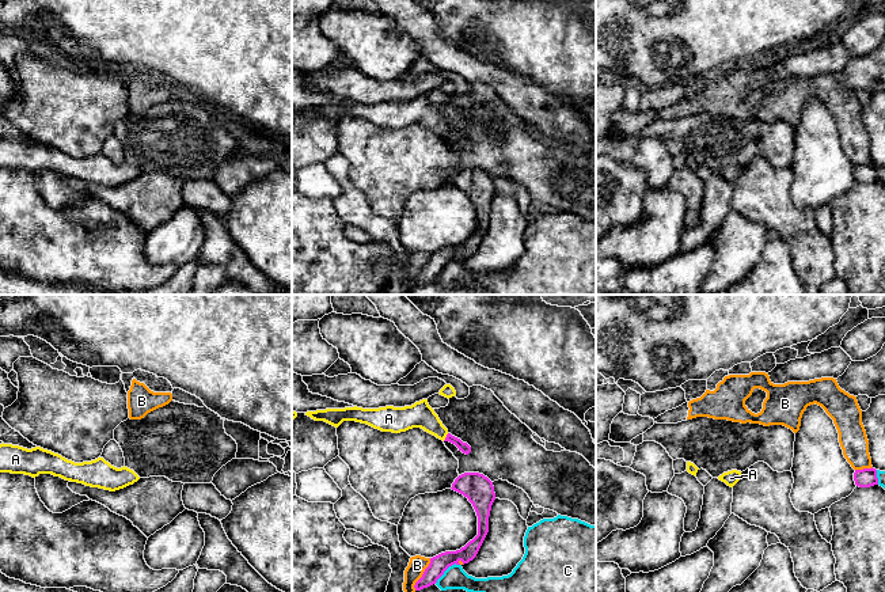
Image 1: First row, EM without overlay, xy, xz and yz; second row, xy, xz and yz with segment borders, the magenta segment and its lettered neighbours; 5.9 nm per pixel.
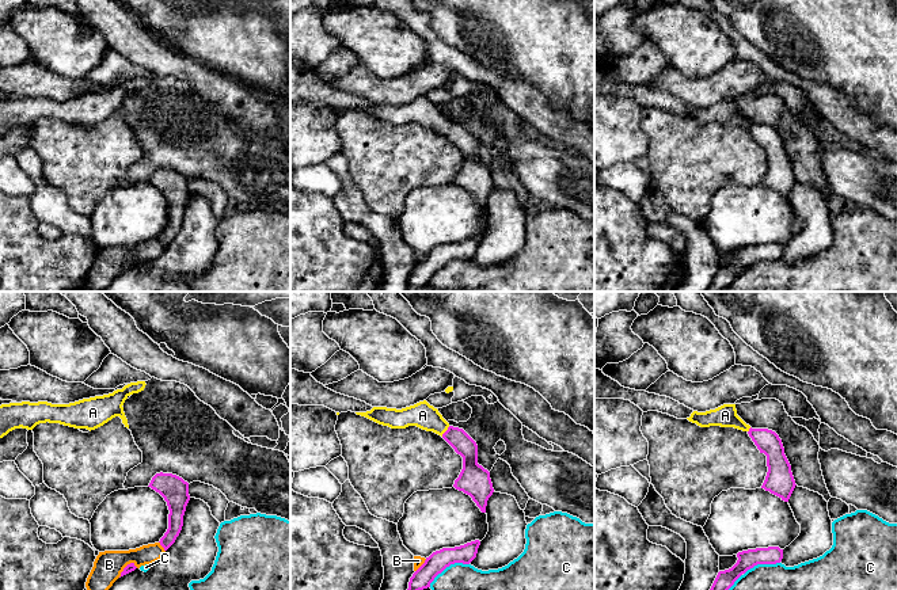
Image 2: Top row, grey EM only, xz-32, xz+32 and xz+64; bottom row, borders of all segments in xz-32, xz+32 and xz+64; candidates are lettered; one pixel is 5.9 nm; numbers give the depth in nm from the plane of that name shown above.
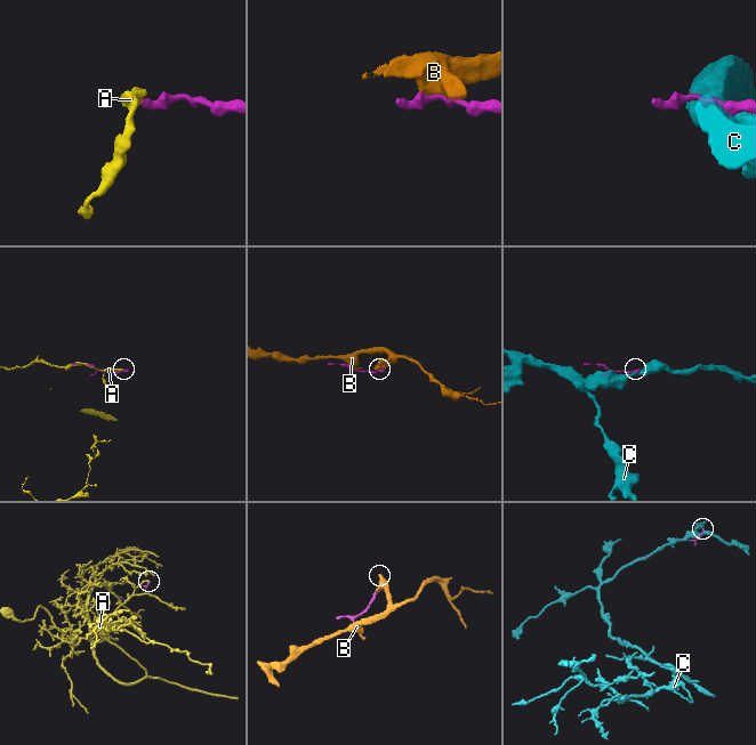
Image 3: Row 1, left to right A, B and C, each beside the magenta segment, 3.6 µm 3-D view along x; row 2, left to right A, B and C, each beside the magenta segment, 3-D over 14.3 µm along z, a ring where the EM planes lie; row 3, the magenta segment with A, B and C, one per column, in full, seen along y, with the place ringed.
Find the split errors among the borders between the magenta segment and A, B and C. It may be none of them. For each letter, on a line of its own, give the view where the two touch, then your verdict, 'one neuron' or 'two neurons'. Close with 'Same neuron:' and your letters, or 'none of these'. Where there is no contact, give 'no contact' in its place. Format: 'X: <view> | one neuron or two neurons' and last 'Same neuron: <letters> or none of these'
A: xz | one neuron
B: xz | two neurons
C: xz | two neurons
Same neuron: A

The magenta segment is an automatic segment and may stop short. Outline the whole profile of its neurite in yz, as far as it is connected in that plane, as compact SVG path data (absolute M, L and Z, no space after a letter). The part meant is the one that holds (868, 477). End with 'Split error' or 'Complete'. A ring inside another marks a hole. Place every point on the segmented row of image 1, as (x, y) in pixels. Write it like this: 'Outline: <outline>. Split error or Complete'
Outline: M873 467L855 470L854 481L855 481L855 485L859 487L870 487L870 486L878 485L877 470Z. Complete

